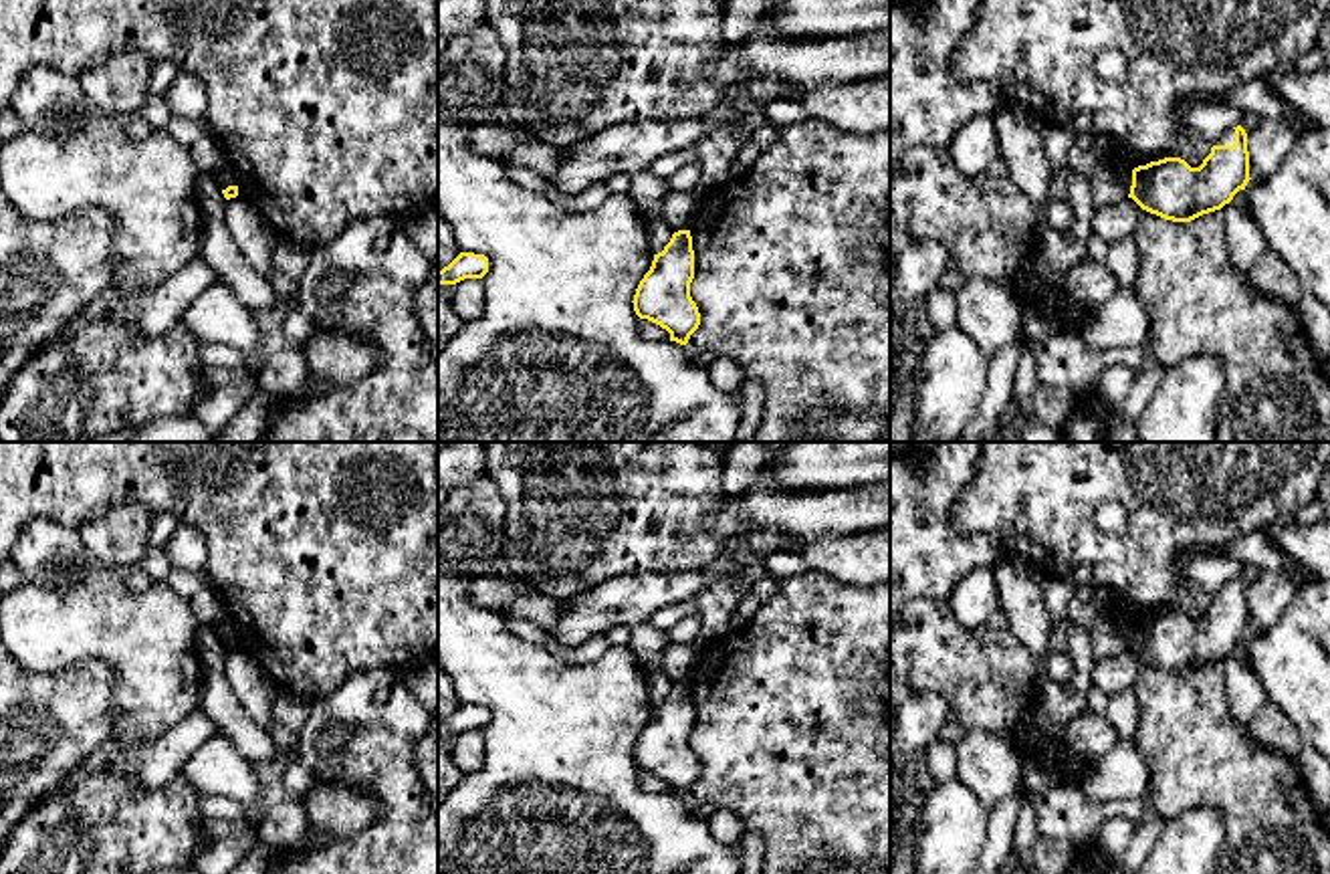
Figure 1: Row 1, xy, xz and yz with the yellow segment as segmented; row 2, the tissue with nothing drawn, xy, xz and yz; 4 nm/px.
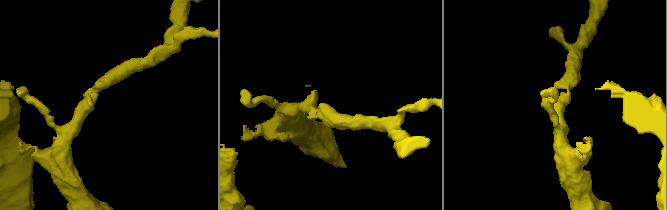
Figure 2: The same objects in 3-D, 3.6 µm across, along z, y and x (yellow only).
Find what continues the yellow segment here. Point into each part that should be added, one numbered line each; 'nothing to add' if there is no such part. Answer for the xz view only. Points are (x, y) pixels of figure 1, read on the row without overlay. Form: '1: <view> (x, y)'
nothing to add

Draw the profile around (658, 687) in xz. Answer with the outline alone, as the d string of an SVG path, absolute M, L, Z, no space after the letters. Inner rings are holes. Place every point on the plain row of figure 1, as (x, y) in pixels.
M648 672L648 700L652 706L658 706L664 702L664 698L670 694L674 682L662 676L660 672Z

